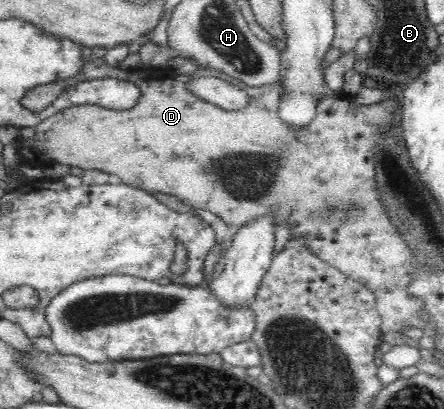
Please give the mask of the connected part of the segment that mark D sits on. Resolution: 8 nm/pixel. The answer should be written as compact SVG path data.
M93 57L89 61L82 65L80 73L76 73L74 77L68 77L68 79L60 79L60 81L54 81L54 83L46 83L46 85L40 85L40 87L34 87L32 91L28 91L22 99L22 105L32 111L42 111L46 109L48 105L52 105L53 101L56 101L56 97L60 93L64 93L68 87L80 83L80 81L88 81L90 79L104 79L104 78L116 78L122 81L134 83L141 88L140 99L136 102L134 107L122 110L113 110L106 107L100 107L98 105L90 105L88 103L84 105L74 105L68 107L68 109L62 109L44 119L42 123L38 123L34 127L34 138L31 140L24 140L24 147L33 153L32 161L30 163L38 164L39 166L46 165L48 163L56 162L62 163L62 165L69 165L71 167L81 167L83 170L100 170L112 175L117 175L122 179L122 183L134 188L143 190L144 192L160 192L177 197L180 201L183 201L186 205L194 207L195 209L205 209L220 216L222 221L235 229L240 229L242 225L246 225L248 221L256 219L256 217L262 217L262 215L275 215L277 217L278 225L287 219L287 224L291 229L291 237L297 237L300 241L305 241L307 246L326 263L329 263L332 267L335 267L338 271L341 271L348 278L354 278L356 282L360 282L362 286L366 286L368 290L374 294L376 300L376 309L381 317L381 332L383 334L391 332L402 332L405 326L411 326L412 328L421 328L426 331L428 328L428 321L423 319L420 313L420 300L418 298L412 298L408 296L406 292L406 285L410 283L410 271L414 267L414 255L411 249L405 242L405 237L402 235L394 223L386 214L384 205L380 203L378 198L378 191L376 191L376 179L374 179L374 141L378 137L378 129L388 129L390 123L392 123L392 115L396 111L396 107L399 107L399 96L391 96L382 100L381 102L371 105L354 105L351 101L352 98L347 96L332 95L320 98L317 110L317 116L299 132L294 132L288 124L282 122L278 118L278 101L280 101L280 93L282 93L282 86L280 81L271 83L262 87L248 87L246 93L249 95L249 103L240 111L226 111L211 102L197 98L188 90L188 81L190 79L196 79L200 75L192 74L179 74L178 77L159 75L155 76L154 71L128 70L124 71L122 68L110 68L104 64L103 58Z

